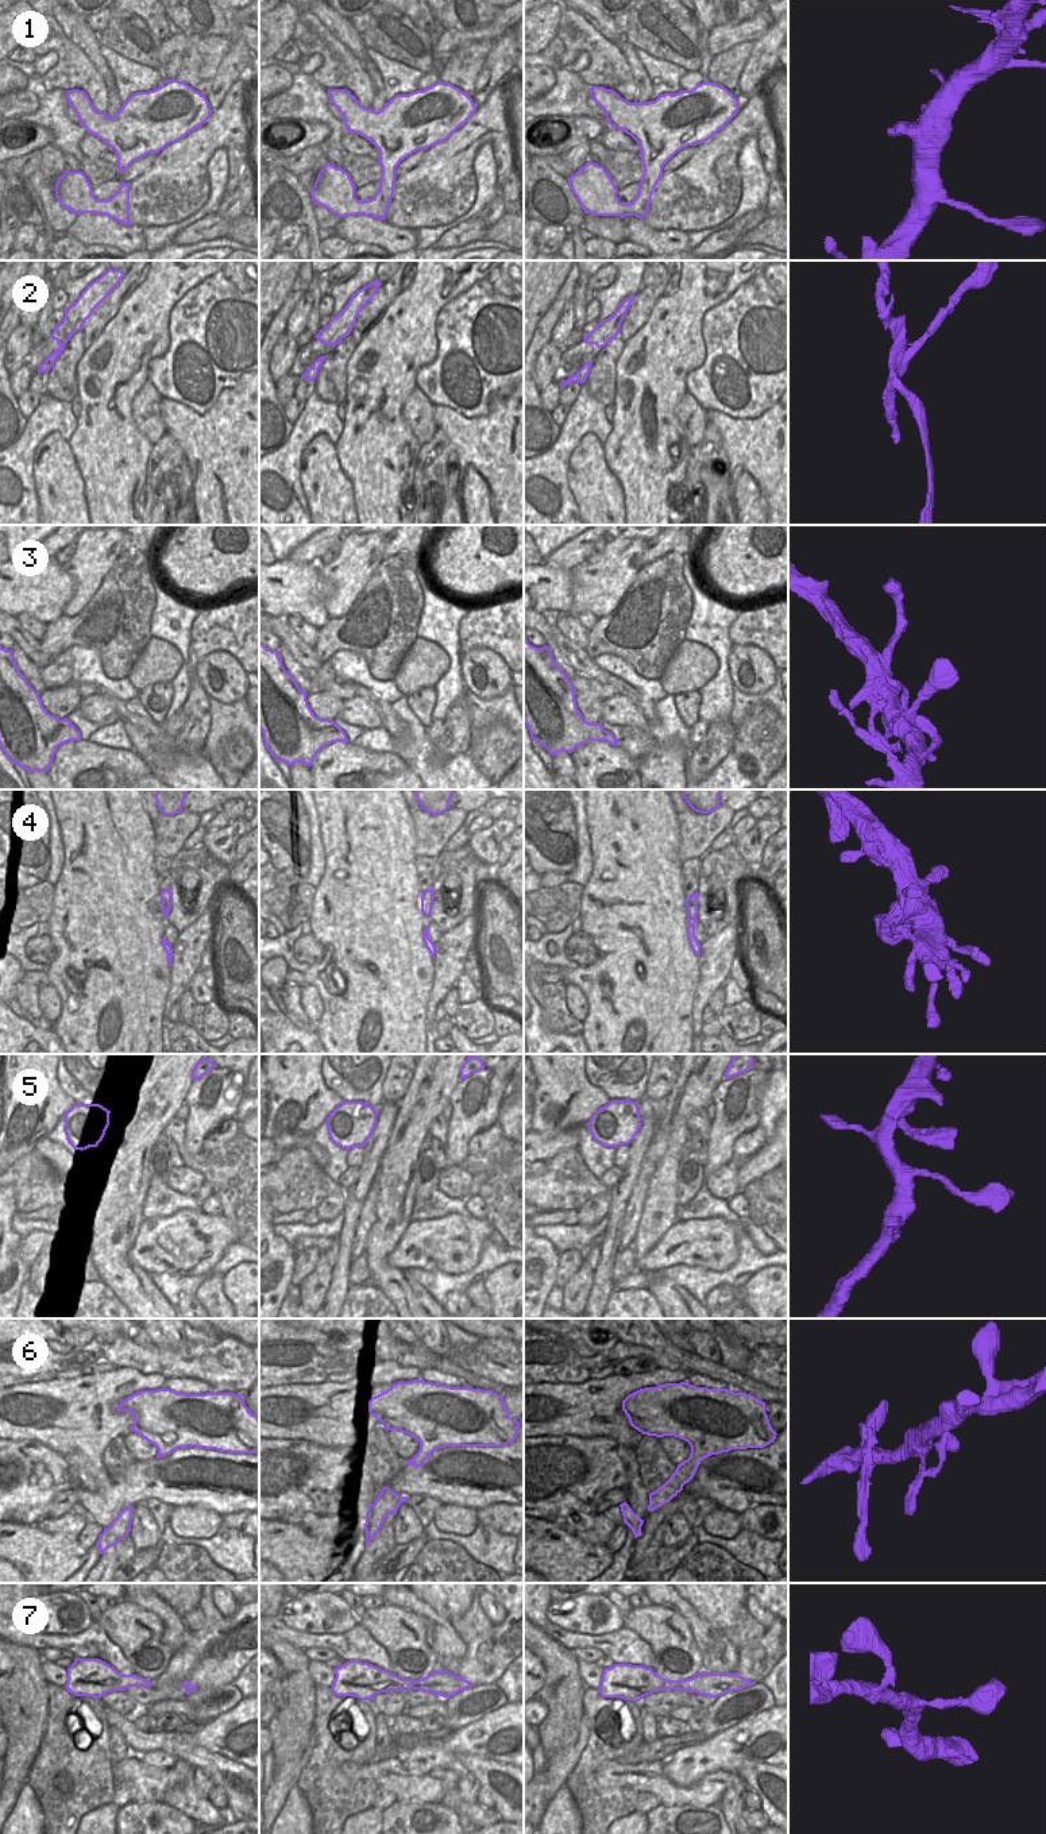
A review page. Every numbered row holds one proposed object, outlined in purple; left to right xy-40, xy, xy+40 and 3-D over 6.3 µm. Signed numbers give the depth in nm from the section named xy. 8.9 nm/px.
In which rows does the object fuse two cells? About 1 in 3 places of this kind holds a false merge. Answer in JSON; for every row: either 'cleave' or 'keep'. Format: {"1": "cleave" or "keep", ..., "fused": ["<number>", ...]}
{"1": "keep", "2": "cleave", "3": "keep", "4": "cleave", "5": "keep", "6": "keep", "7": "keep", "fused": ["2", "4"]}

